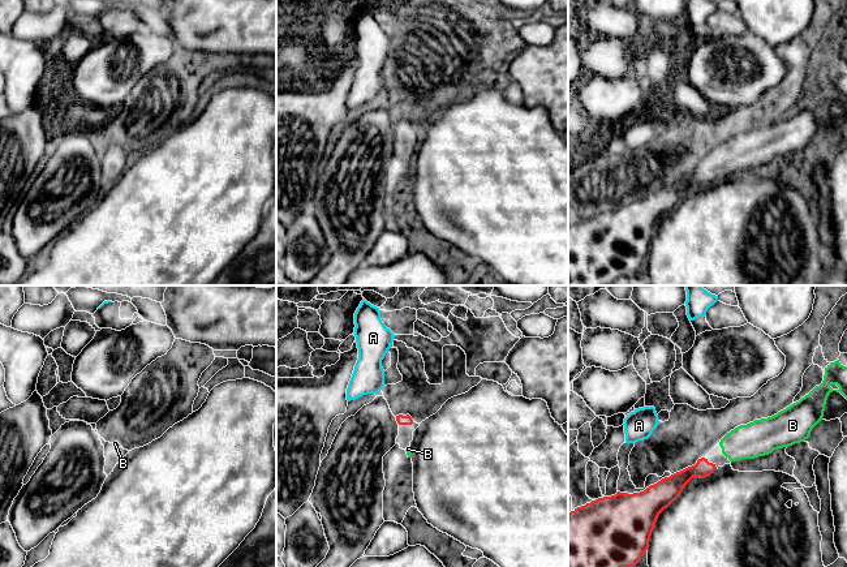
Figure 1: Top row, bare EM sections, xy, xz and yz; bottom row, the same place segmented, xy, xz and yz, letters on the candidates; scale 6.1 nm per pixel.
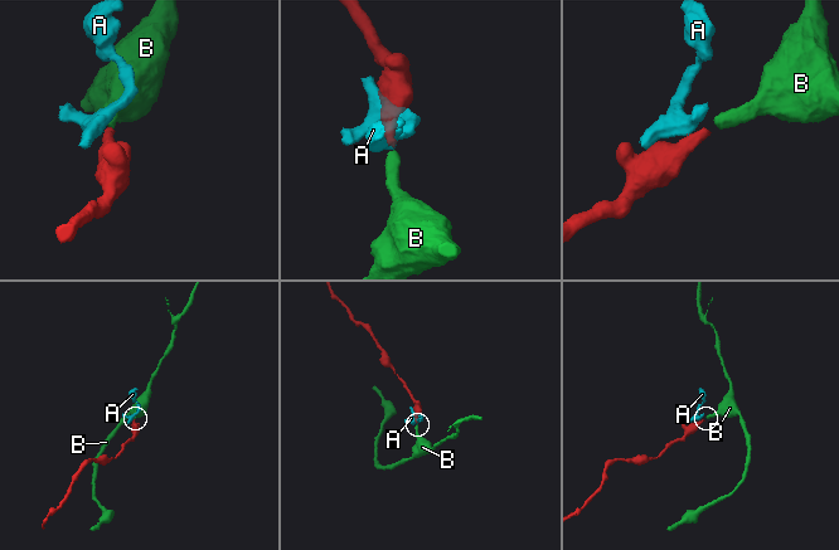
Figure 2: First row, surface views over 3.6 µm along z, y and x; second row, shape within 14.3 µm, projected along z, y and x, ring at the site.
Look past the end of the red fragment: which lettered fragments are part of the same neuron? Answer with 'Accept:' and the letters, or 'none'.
Accept: B

